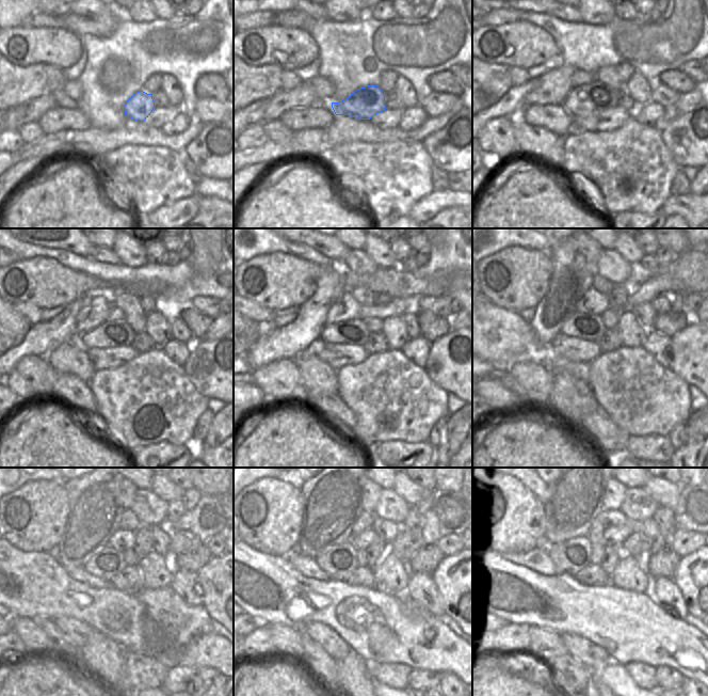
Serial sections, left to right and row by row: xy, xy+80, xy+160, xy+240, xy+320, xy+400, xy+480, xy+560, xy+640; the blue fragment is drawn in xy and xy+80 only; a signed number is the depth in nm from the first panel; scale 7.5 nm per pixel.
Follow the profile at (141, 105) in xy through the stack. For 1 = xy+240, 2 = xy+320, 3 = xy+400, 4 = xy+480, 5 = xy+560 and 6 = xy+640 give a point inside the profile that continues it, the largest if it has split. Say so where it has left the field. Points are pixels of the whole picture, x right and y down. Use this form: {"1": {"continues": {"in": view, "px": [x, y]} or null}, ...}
{"1": {"continues": {"in": "xy+240", "px": [111, 333]}}, "2": {"continues": {"in": "xy+320", "px": [355, 332]}}, "3": {"continues": {"in": "xy+400", "px": [590, 327]}}, "4": {"continues": {"in": "xy+480", "px": [106, 564]}}, "5": {"continues": {"in": "xy+560", "px": [337, 562]}}, "6": {"continues": {"in": "xy+640", "px": [570, 556]}}}

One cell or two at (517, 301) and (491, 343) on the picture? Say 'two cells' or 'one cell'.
two cells

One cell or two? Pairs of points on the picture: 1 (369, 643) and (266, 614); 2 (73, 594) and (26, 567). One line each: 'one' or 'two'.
1: one
2: one

